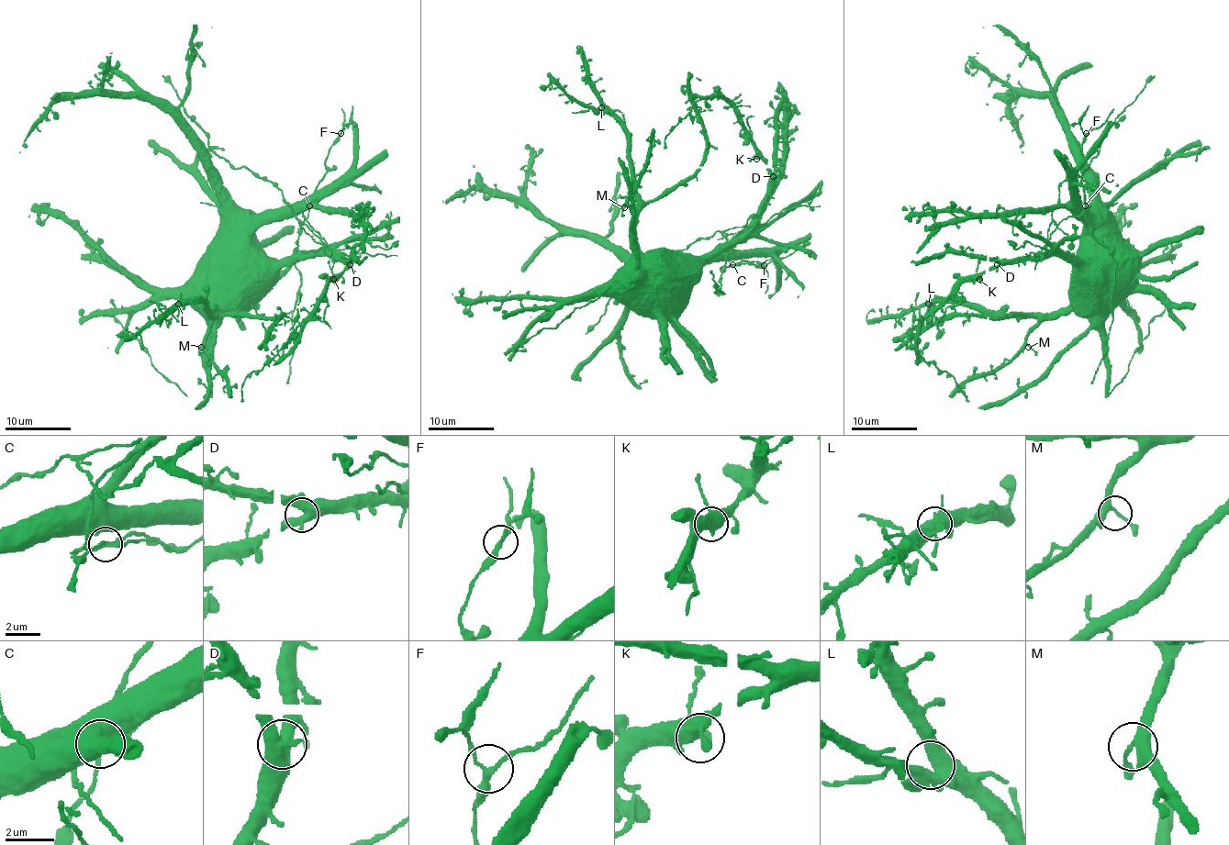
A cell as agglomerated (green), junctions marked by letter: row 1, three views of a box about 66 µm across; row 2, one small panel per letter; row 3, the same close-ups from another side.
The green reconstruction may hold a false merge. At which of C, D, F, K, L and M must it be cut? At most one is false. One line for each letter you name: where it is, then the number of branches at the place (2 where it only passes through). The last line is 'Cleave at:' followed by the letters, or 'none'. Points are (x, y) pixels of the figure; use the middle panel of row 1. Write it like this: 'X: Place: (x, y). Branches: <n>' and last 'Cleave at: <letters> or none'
C: Place: (732, 264). Branches: 4
Cleave at: C

